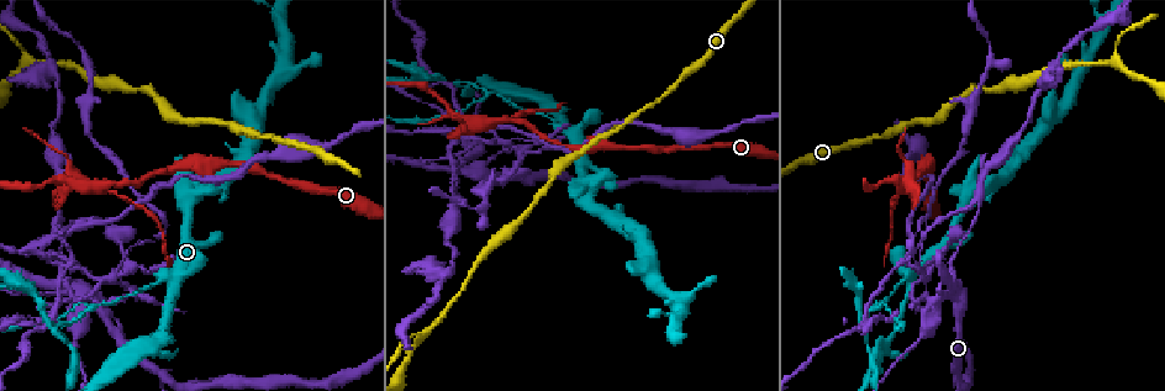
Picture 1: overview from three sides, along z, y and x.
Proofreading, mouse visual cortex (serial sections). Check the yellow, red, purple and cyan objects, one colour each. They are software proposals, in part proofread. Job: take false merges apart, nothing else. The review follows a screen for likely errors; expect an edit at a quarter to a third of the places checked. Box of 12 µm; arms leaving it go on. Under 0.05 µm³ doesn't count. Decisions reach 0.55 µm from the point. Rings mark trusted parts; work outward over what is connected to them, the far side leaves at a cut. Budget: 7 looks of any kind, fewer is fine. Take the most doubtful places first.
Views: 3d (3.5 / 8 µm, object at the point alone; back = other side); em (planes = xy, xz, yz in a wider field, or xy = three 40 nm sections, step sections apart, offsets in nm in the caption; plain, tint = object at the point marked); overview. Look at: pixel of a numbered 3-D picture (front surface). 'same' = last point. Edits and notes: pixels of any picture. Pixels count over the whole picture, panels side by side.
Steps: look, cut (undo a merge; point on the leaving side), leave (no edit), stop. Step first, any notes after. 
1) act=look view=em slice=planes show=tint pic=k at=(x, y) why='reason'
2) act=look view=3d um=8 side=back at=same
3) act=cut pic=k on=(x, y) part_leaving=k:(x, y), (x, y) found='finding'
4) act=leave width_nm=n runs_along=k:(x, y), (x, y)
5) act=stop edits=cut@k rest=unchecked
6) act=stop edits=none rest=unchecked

act=look view=3d um=3.5 pic=1 at=(485, 173) why='calibre changes'

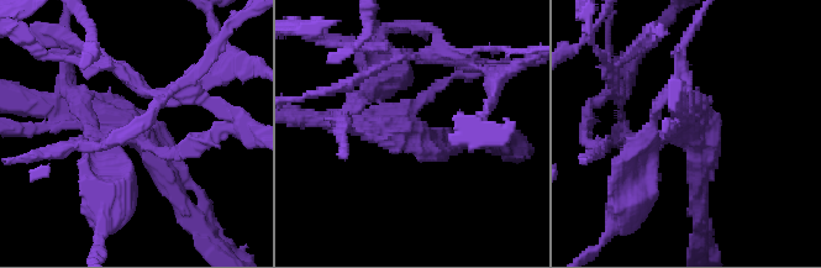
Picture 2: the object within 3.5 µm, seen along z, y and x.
act=look view=em slice=xy step=5 show=tint pic=2 at=(411, 131)

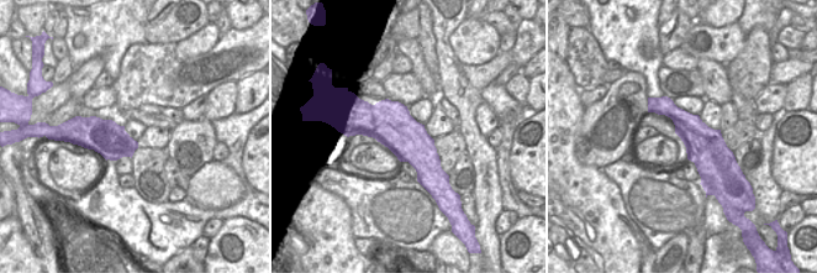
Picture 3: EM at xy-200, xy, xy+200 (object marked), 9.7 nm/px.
act=cut pic=2 on=(69, 53) width_nm=420 part_leaving=2:(411, 110), (446, 82), (490, 62) found='a second cell is stuck on'

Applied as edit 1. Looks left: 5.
act=look view=overview

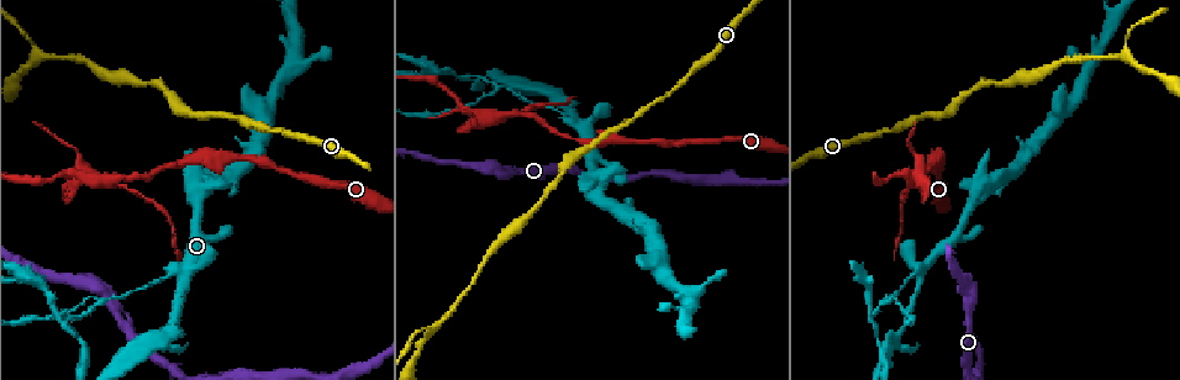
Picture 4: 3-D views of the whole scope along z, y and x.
act=look view=3d um=3.5 pic=4 at=(562, 111) why='calibre changes'

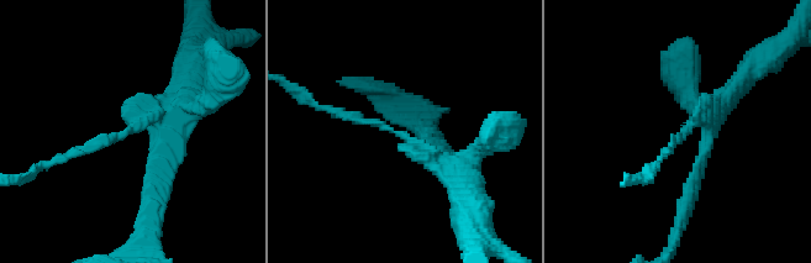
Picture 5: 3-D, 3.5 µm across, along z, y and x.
act=look view=em slice=xy step=2 show=tint pic=5 at=(393, 132)

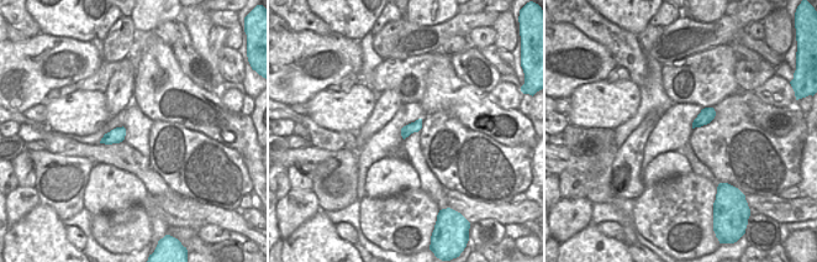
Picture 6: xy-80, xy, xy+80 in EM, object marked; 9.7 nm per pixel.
act=cut pic=5 on=(104, 138) width_nm=100 part_leaving=5:(138, 124), (36, 168) found='two cells meet here'

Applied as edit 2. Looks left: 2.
act=stop edits=cut@2,cut@5 rest=unchecked

